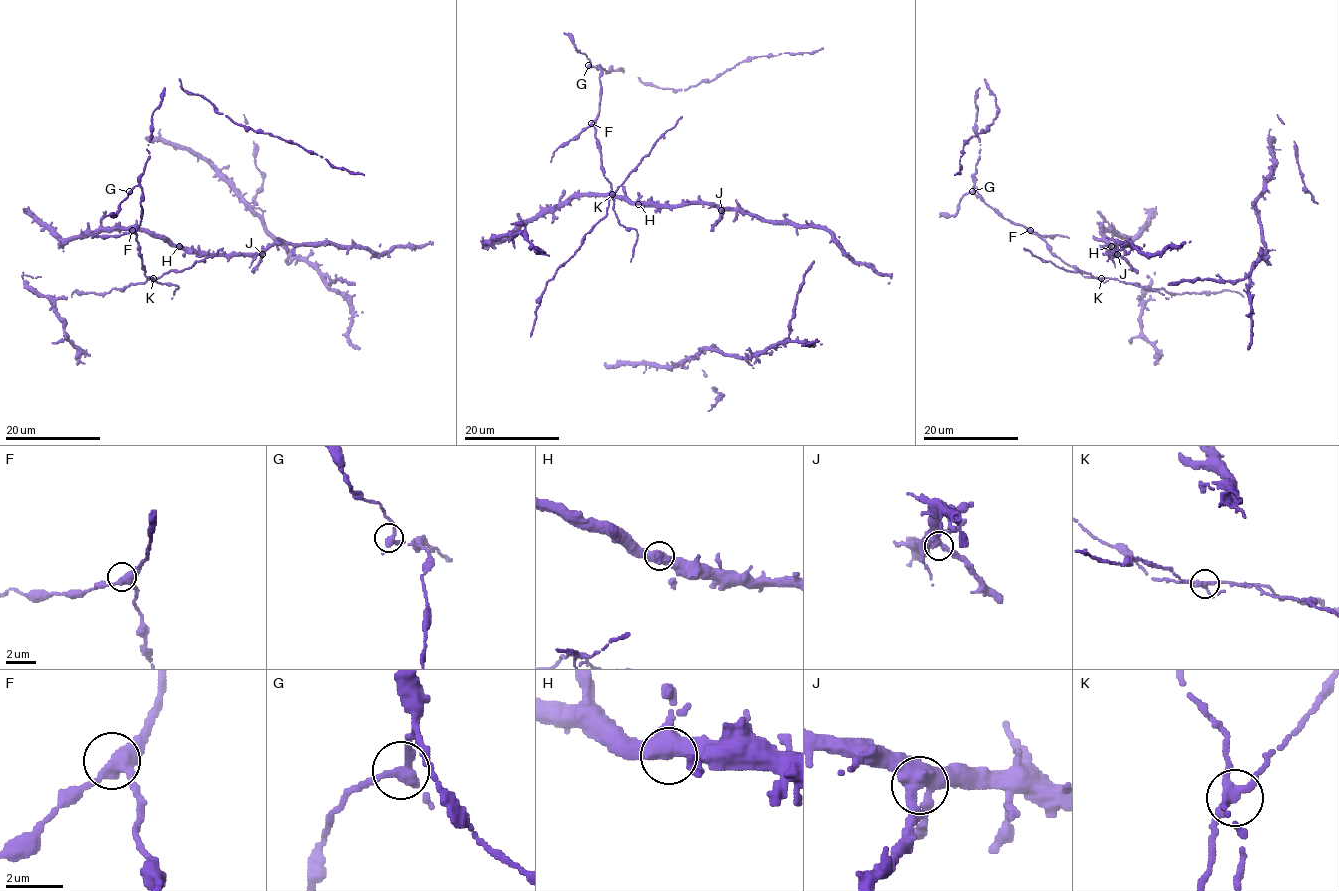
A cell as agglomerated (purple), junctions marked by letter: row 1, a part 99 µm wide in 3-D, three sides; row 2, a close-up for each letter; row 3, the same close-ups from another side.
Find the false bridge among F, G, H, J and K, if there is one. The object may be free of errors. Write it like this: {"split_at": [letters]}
{"split_at": ["K"]}

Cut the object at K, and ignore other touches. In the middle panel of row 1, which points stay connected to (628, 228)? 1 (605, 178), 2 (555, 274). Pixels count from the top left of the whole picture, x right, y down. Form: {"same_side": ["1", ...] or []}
{"same_side": ["1"]}

